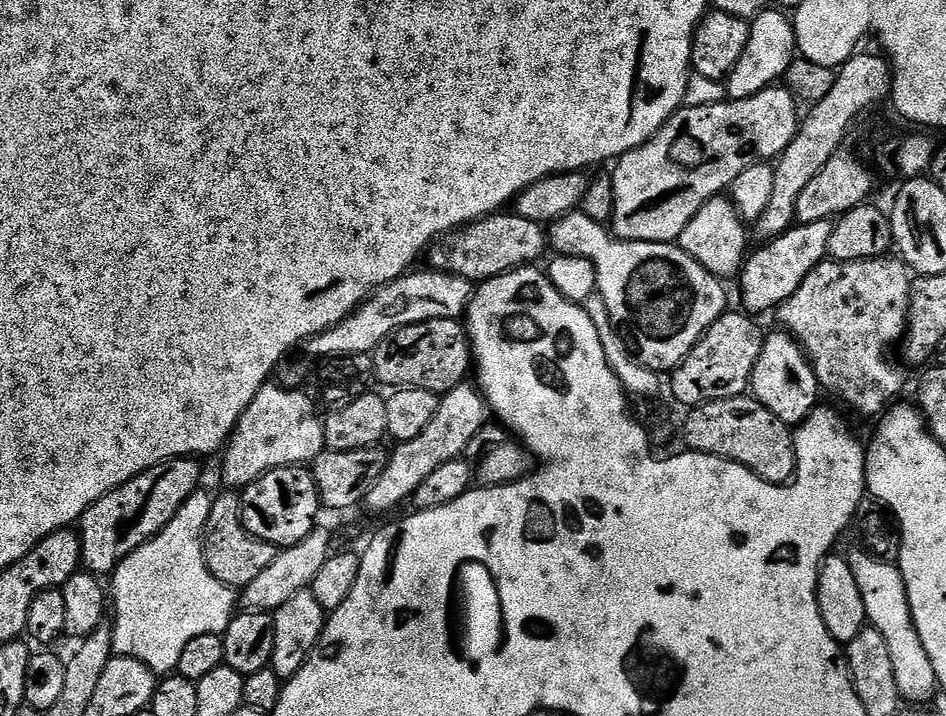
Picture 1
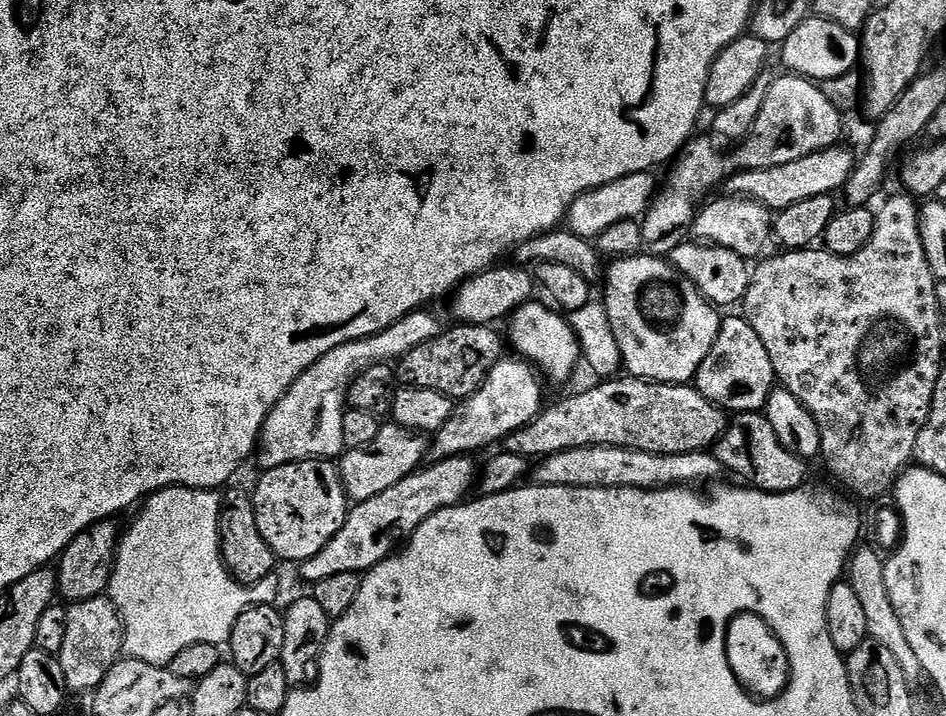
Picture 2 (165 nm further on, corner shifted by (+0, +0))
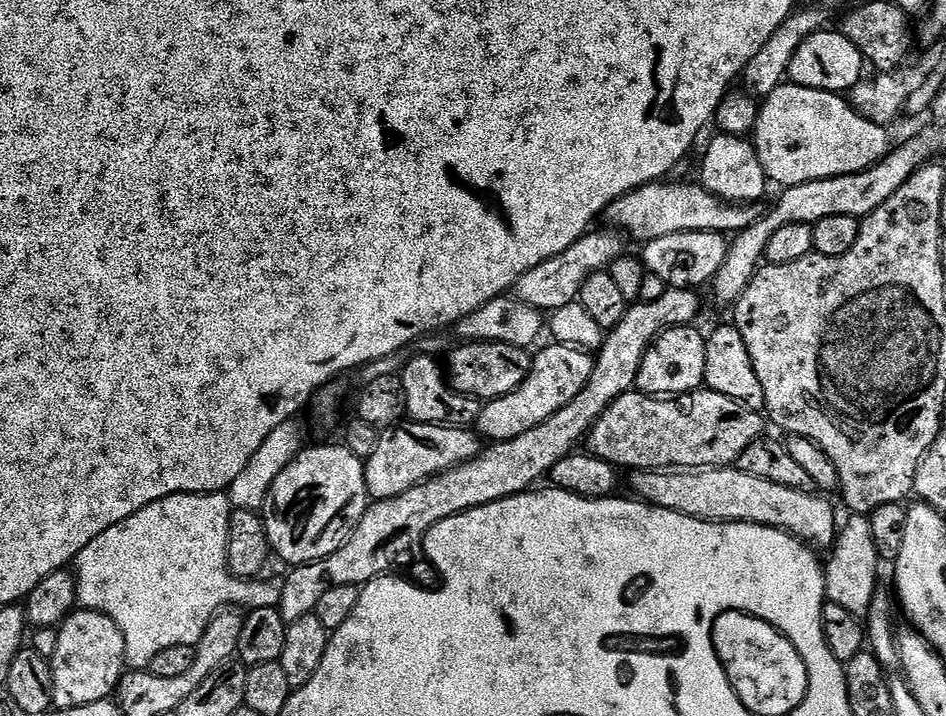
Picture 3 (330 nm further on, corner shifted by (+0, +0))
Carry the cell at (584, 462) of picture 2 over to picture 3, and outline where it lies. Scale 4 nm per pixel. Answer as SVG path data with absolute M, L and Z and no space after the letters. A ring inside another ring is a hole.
M739 467L701 468L699 470L657 470L646 468L636 470L627 477L626 484L632 487L631 495L655 508L674 510L678 514L693 516L699 520L718 520L726 522L750 522L771 528L781 528L791 536L797 536L813 549L831 549L836 542L838 520L832 509L831 499L812 492L790 490L746 474Z

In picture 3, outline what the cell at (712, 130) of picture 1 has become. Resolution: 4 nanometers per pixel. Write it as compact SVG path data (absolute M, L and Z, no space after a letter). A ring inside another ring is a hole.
M785 82L777 86L769 96L763 97L754 129L754 143L769 181L773 185L793 188L802 182L858 174L872 168L890 151L888 132L887 127L872 124L860 116L843 95Z

